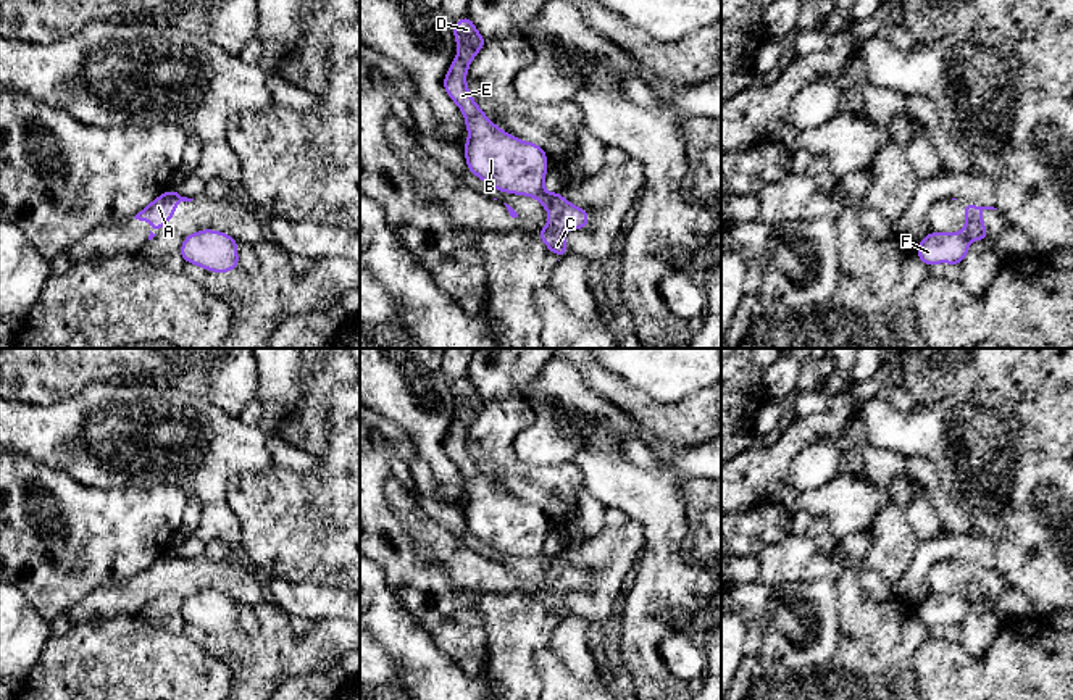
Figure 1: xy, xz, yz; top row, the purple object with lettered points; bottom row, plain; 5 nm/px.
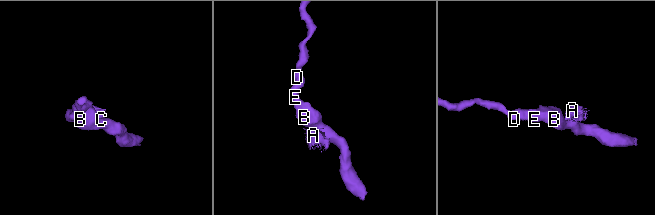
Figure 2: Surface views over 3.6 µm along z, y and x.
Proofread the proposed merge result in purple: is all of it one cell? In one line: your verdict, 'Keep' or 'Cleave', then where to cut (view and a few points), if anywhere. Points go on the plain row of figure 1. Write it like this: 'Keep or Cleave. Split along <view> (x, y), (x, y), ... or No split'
Cleave. Split along xz (549, 581), (562, 592)

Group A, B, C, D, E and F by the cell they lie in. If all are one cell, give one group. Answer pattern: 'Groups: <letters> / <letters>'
Groups: A C / B D E F

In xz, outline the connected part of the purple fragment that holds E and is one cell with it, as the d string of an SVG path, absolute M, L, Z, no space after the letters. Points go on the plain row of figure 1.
M470 377L457 382L452 392L460 411L445 434L444 450L465 477L468 502L463 513L468 531L499 553L541 563L558 592L587 589L586 571L566 563L562 553L550 555L544 550L549 531L545 511L495 487L473 461L466 447L466 432L486 400Z

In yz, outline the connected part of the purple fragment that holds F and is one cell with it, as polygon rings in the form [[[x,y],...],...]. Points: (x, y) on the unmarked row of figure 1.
[[[929,594],[916,606],[916,616],[926,627],[937,624],[962,626],[968,610],[970,602],[958,594]]]

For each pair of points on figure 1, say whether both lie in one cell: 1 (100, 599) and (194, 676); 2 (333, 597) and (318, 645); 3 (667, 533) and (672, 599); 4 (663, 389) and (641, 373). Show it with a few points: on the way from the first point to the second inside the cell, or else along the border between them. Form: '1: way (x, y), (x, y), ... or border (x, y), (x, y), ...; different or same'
1: border (136, 615), (116, 615), (84, 623); different
2: border (329, 618), (315, 623); different
3: way (667, 549), (667, 583); same
4: way (659, 384), (646, 373); same

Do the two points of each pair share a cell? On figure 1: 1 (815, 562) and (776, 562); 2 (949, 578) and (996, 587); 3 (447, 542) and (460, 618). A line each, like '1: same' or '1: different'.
1: same
2: same
3: different

